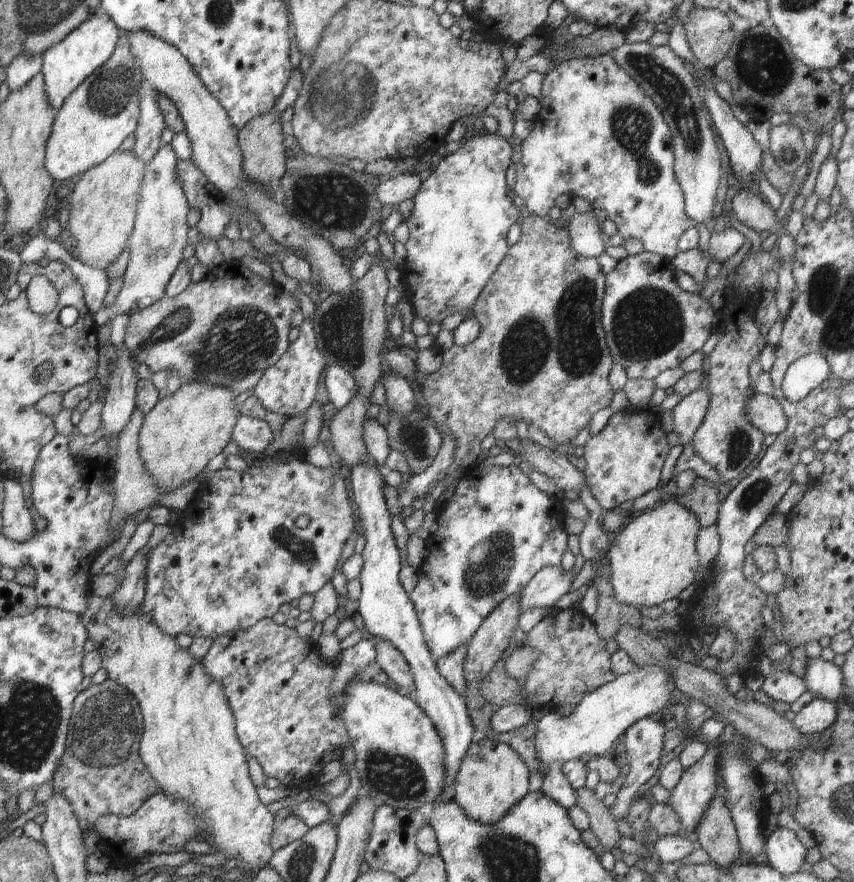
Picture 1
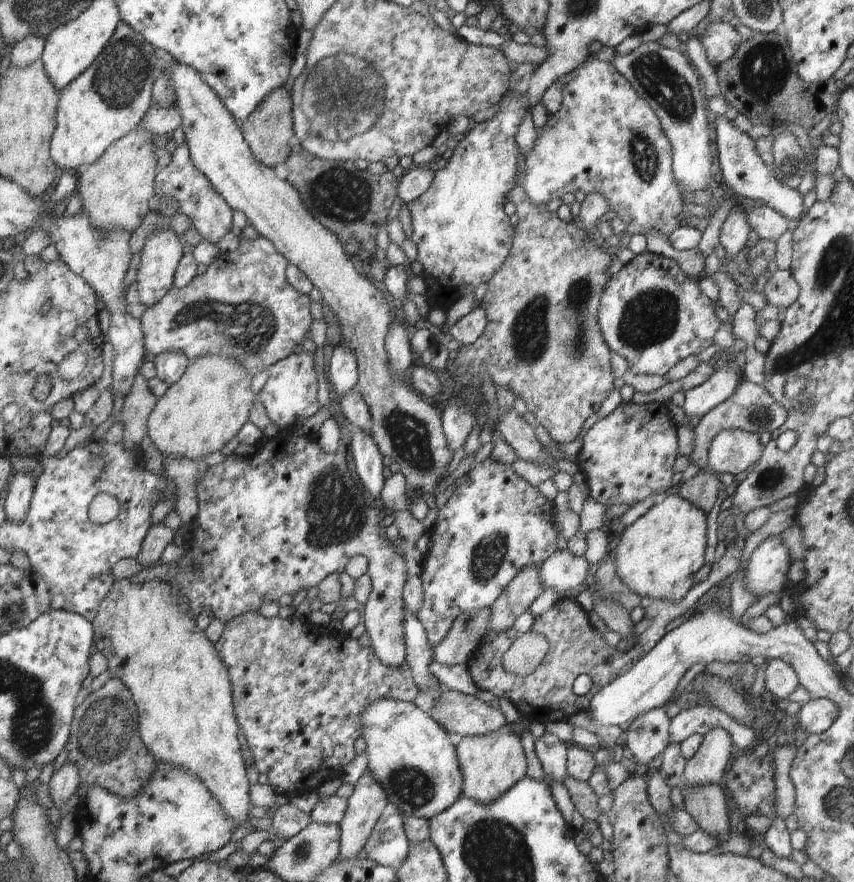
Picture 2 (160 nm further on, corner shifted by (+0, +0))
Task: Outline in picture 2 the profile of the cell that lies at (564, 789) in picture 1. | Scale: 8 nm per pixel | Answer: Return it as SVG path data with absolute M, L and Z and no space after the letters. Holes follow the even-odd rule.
M544 732L540 738L535 739L534 752L550 781L564 783L566 780L567 748L567 744L550 732Z

